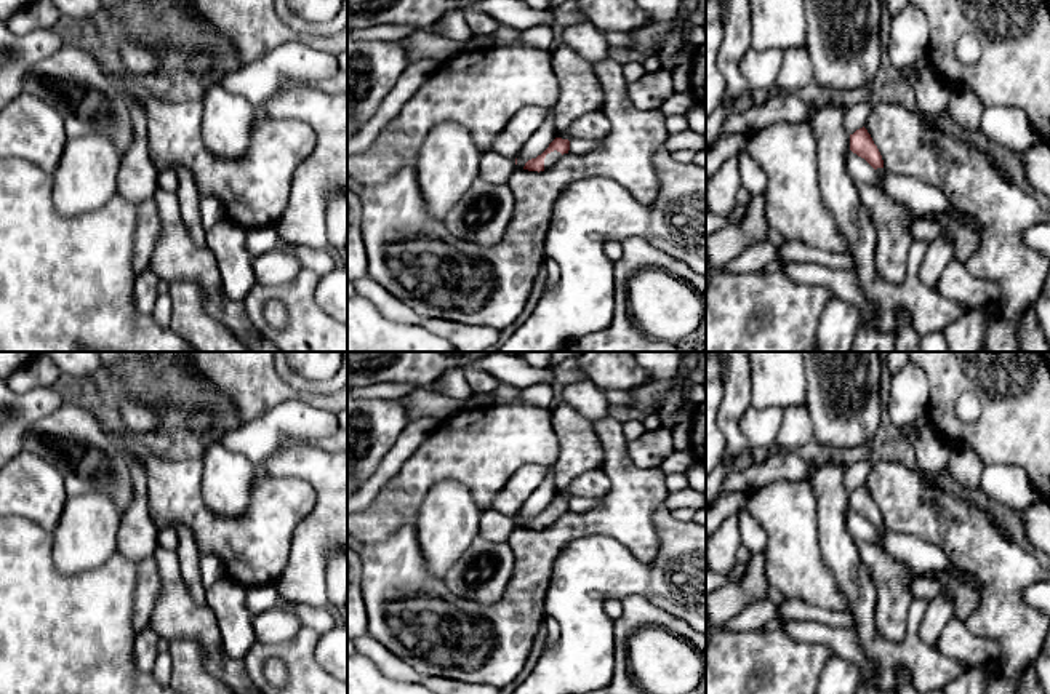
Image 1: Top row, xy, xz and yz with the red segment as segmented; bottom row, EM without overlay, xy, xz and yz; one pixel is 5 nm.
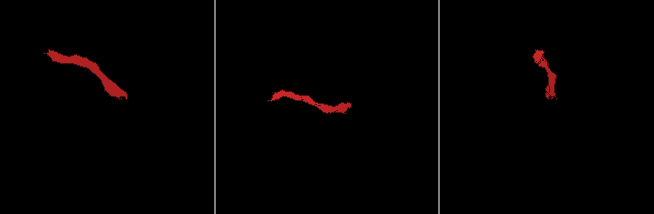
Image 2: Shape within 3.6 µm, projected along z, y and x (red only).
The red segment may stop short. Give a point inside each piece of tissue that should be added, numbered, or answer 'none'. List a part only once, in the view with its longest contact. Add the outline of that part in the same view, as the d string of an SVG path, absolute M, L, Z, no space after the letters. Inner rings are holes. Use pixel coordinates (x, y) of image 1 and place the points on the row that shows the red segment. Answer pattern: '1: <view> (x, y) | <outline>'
1: xz (551, 159) | M557 150L547 154L544 158L544 170L549 170L552 165L555 165L563 155Z

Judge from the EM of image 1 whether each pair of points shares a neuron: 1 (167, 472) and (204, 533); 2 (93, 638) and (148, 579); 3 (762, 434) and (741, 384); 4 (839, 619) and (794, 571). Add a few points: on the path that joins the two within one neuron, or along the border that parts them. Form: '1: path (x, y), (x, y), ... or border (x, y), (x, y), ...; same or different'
1: path (173, 486), (175, 499), (192, 518); same
2: border (138, 565), (133, 603), (135, 632); different
3: border (751, 405), (740, 421), (740, 430), (748, 442); different
4: border (796, 597), (845, 613); different

